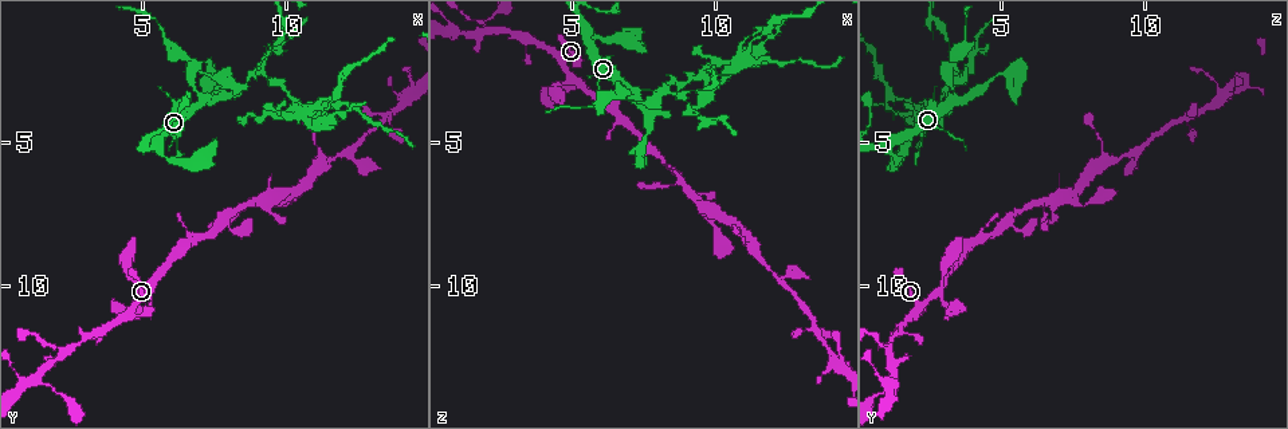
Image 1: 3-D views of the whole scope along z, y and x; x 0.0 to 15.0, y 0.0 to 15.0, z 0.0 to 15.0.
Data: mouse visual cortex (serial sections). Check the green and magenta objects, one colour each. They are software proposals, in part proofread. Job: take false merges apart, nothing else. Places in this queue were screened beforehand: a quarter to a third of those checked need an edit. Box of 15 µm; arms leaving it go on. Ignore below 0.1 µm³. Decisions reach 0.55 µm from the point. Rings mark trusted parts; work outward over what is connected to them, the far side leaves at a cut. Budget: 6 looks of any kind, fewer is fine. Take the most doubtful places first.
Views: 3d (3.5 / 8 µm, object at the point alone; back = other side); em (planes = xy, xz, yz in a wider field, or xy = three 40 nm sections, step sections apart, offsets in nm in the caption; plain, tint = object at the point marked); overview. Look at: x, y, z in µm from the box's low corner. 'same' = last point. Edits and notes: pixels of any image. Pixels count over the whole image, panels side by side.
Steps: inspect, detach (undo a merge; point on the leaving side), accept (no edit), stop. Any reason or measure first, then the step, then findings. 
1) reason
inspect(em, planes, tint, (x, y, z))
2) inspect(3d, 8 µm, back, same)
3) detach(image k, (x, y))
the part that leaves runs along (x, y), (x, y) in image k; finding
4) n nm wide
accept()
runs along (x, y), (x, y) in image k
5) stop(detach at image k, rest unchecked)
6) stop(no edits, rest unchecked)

abrupt turn
inspect(3d, 3.5 µm, (6.8, 2.1, 3.3))

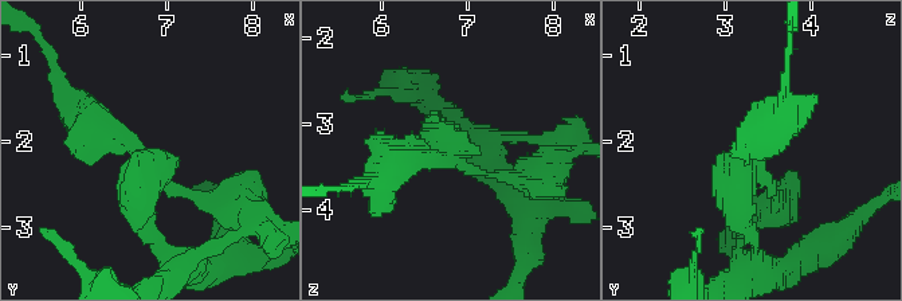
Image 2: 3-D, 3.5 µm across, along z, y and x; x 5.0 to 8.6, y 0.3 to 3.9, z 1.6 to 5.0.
inspect(em, xy, step 2, tint, (6.65, 2.20, 3.45))

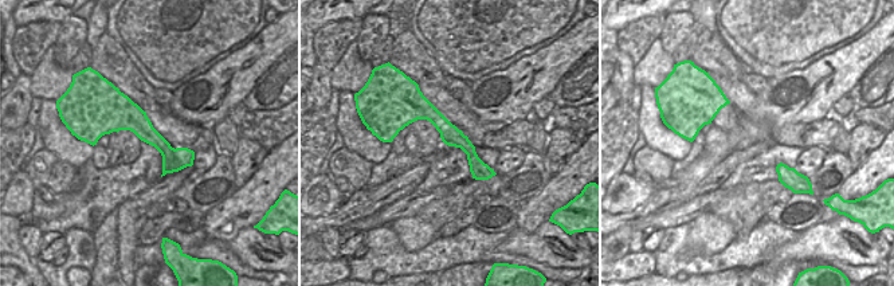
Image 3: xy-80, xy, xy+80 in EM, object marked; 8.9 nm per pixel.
detach(image 2, (767, 217))
border along (175, 149), (172, 171) in image 3; a second cell is stuck on

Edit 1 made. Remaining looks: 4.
abrupt turn
inspect(3d, 3.5 µm, (4.7, 9.9, 3.0))

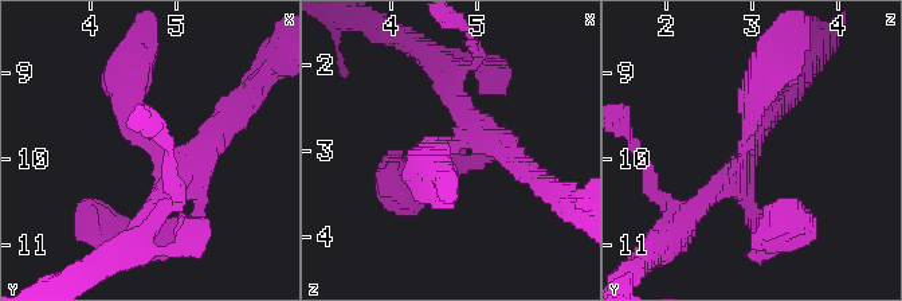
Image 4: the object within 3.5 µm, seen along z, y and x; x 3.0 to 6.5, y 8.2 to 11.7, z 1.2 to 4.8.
4 arms; arms of 200, 250, 250, 350 nm
inspect(em, xy, step 1, tint, (4.75, 9.95, 2.95))

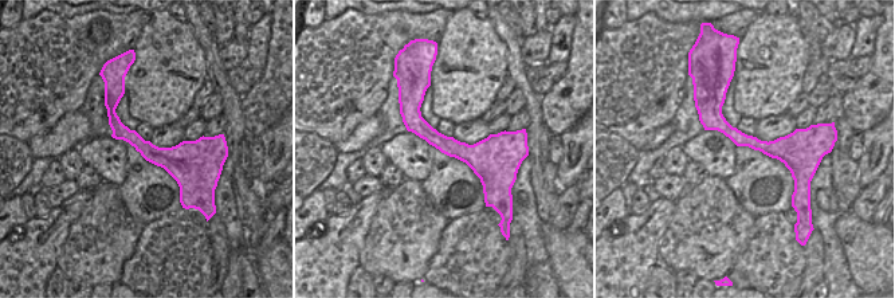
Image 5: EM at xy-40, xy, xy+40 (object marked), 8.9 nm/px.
accept()
runs along (698, 204), (746, 151), (767, 77) in image 4; one cell here

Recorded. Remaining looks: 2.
stop(detach at image 2, rest unchecked)

